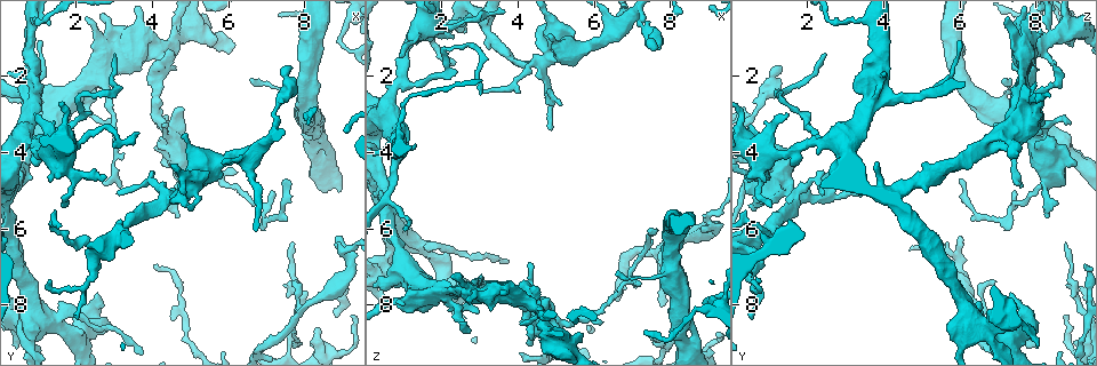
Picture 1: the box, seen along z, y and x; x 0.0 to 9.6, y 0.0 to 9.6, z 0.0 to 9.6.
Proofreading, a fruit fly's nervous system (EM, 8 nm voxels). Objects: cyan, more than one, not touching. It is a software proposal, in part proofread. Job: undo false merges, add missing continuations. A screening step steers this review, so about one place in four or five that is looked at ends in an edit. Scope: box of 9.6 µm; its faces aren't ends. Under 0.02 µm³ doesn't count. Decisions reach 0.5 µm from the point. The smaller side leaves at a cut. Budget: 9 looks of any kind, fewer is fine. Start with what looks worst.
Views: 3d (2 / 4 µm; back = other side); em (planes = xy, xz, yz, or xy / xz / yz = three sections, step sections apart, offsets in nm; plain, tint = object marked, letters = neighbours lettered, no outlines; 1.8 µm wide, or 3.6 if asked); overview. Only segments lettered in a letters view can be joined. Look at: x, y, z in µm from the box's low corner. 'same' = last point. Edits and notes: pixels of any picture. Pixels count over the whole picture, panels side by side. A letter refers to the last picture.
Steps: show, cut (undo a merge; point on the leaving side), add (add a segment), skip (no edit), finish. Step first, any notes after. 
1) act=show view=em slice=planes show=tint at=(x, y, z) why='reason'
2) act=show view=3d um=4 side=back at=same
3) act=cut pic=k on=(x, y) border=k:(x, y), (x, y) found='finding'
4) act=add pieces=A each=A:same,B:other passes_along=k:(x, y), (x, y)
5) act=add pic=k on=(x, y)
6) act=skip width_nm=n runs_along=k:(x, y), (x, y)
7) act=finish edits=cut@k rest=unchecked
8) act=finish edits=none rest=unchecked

act=show view=3d um=2 at=(4.15, 1.40, 7.90) why='four arms meet'

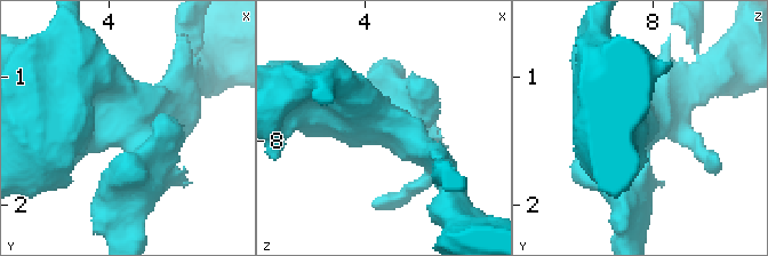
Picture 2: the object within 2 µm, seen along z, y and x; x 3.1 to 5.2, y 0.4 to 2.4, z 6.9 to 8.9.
act=show view=em slice=planes show=tint at=(4.14, 1.40, 7.90)

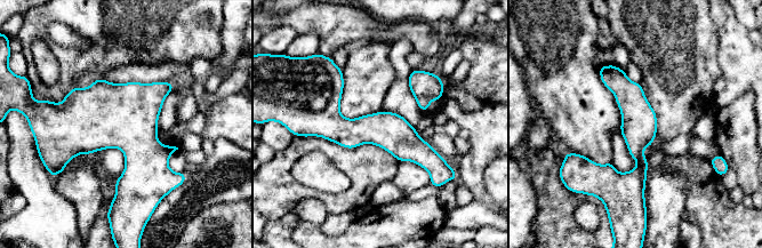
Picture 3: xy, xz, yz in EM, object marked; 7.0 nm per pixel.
act=show view=em slice=planes show=letters at=same

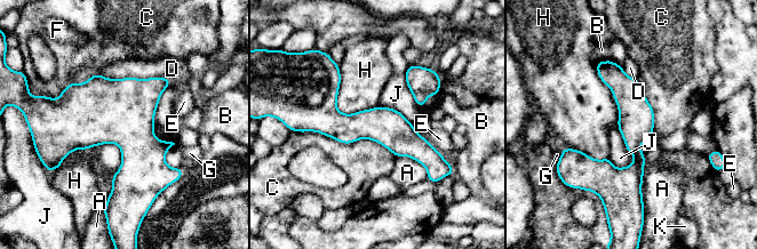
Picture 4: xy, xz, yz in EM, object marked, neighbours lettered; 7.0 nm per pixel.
act=skip each=A:other,B:other,C:other,D:other,E:other,F:other,G:other,H:other,J:other,K:other found='continuous, no second neuron'

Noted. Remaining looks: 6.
act=show view=em slice=xy step=4 show=tint at=(8.30, 4.10, 9.00)

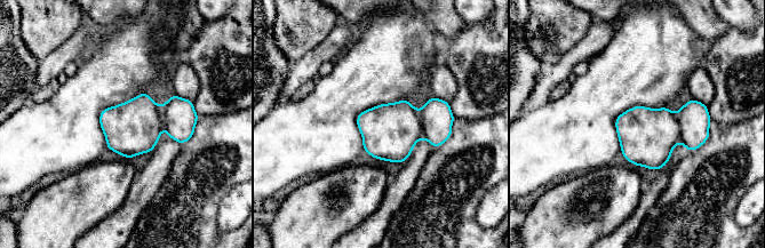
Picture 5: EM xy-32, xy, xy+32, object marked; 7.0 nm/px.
act=show view=em slice=planes show=letters at=same why='another direction'

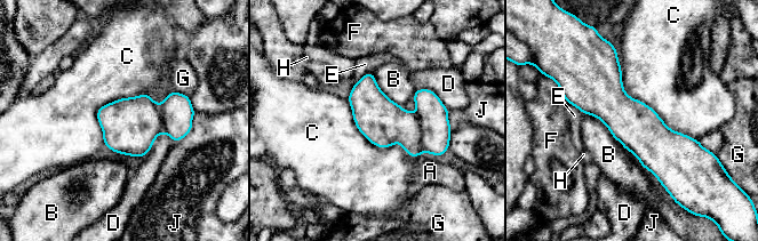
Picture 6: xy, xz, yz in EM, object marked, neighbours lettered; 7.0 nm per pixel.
act=skip width_nm=320 each=A:other,B:other,C:other,D:other,E:other,F:other,G:other,H:other,J:other found='one neuron here'

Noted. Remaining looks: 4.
act=show view=em slice=xz step=16 show=letters at=(8.05, 2.80, 7.00) why='arms part here'

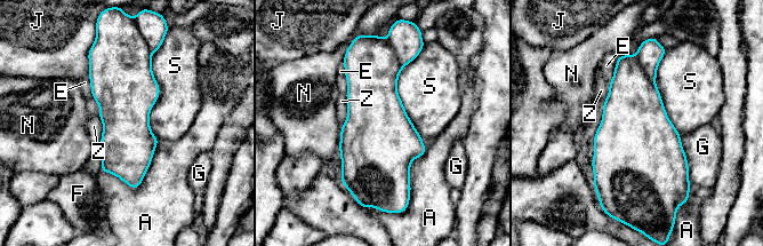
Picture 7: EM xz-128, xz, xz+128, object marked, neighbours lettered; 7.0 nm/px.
act=skip each=A:other,E:other,F:other,G:other,J:other,N:other,S:other,Z:other border=7:(152, 53), (159, 140) found='one neuron here'

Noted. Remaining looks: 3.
act=show view=em um=3.6 slice=planes show=letters at=(1.20, 3.55, 7.25) why='thick turns thin'

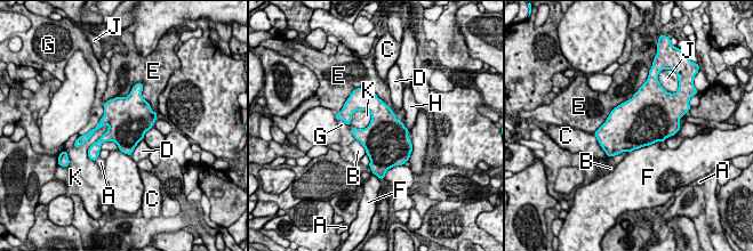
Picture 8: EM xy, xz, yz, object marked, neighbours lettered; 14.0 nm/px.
act=skip width_nm=550 each=A:other,B:other,C:other,D:other,E:other,F:other,G:other,H:other,J:other,K:other border=8:(371, 113), (355, 111), (349, 124) found='all the same neuron'

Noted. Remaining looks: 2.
act=finish edits=none rest=unchecked

